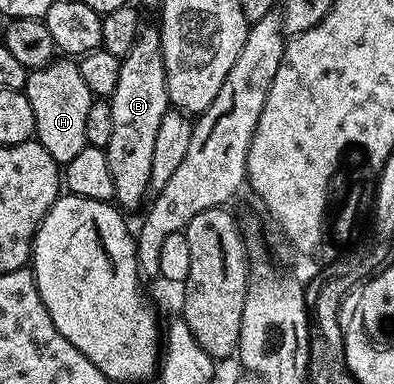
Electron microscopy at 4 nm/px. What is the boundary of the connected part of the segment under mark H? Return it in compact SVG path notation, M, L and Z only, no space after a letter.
M61 56L43 68L29 71L23 93L35 112L35 138L59 164L75 160L87 145L87 112L95 101L83 72L79 72L77 62Z

